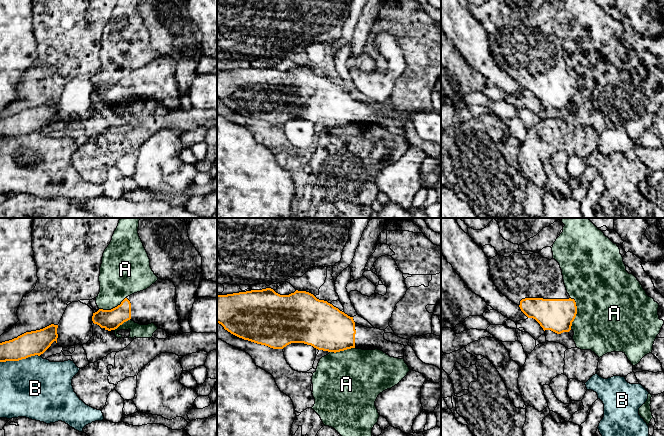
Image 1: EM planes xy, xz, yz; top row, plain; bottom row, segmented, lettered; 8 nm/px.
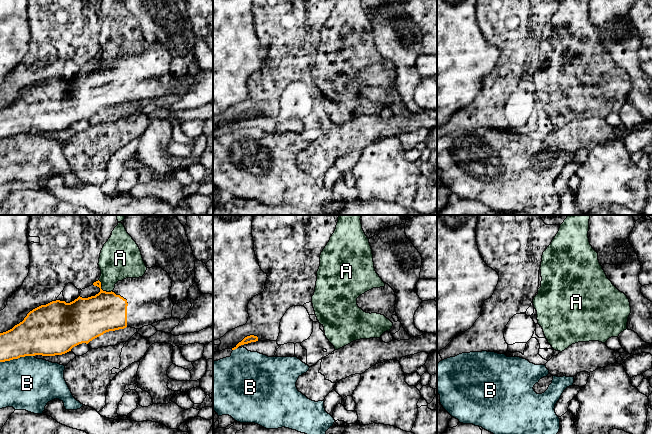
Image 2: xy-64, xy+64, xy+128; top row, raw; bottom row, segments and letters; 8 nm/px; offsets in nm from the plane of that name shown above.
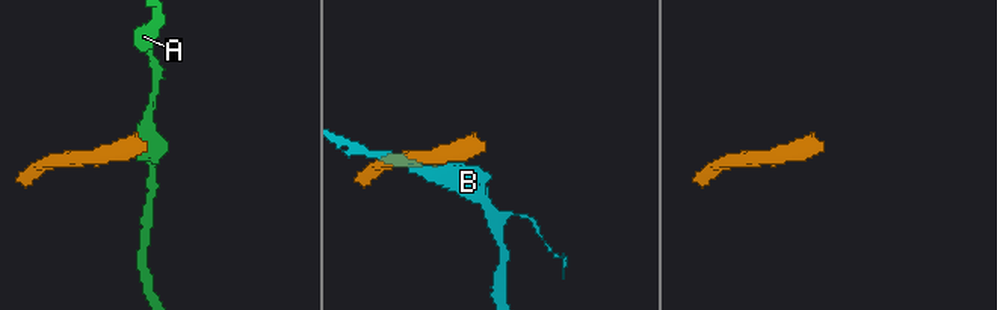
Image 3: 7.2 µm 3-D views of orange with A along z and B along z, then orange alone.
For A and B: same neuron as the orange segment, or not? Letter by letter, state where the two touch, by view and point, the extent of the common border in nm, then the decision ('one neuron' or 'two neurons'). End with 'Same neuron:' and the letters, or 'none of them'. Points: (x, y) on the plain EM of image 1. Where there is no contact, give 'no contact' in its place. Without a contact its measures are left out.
A: meets orange in yz at (576, 89); contact 260 nm long; two neurons
B: meets orange in xy at (19, 135); contact 320 nm long; two neurons
Same neuron: none of them

